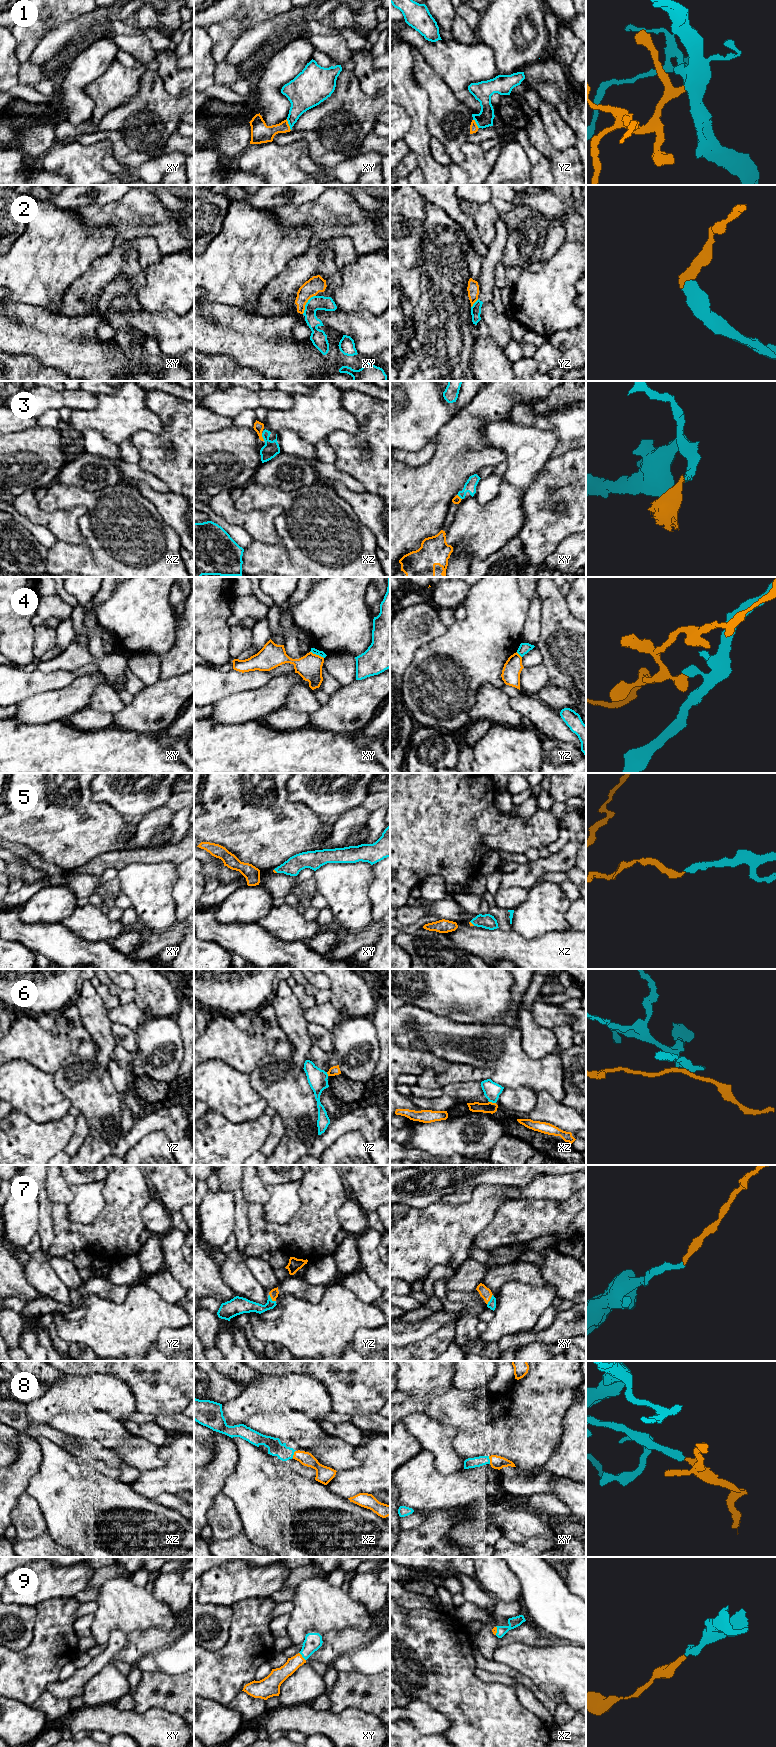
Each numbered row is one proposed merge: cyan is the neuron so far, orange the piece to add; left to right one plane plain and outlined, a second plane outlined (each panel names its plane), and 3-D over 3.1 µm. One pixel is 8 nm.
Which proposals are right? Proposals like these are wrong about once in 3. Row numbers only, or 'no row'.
3, 5, 7, 8, 9

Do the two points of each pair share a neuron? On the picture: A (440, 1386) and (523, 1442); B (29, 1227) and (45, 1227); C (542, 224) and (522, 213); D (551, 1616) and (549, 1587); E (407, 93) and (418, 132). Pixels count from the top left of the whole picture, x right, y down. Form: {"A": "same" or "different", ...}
{"A": "different", "B": "different", "C": "same", "D": "same", "E": "same"}

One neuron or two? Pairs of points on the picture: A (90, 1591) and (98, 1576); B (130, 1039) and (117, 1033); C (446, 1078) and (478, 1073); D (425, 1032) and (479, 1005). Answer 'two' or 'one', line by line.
A: one
B: one
C: one
D: two

